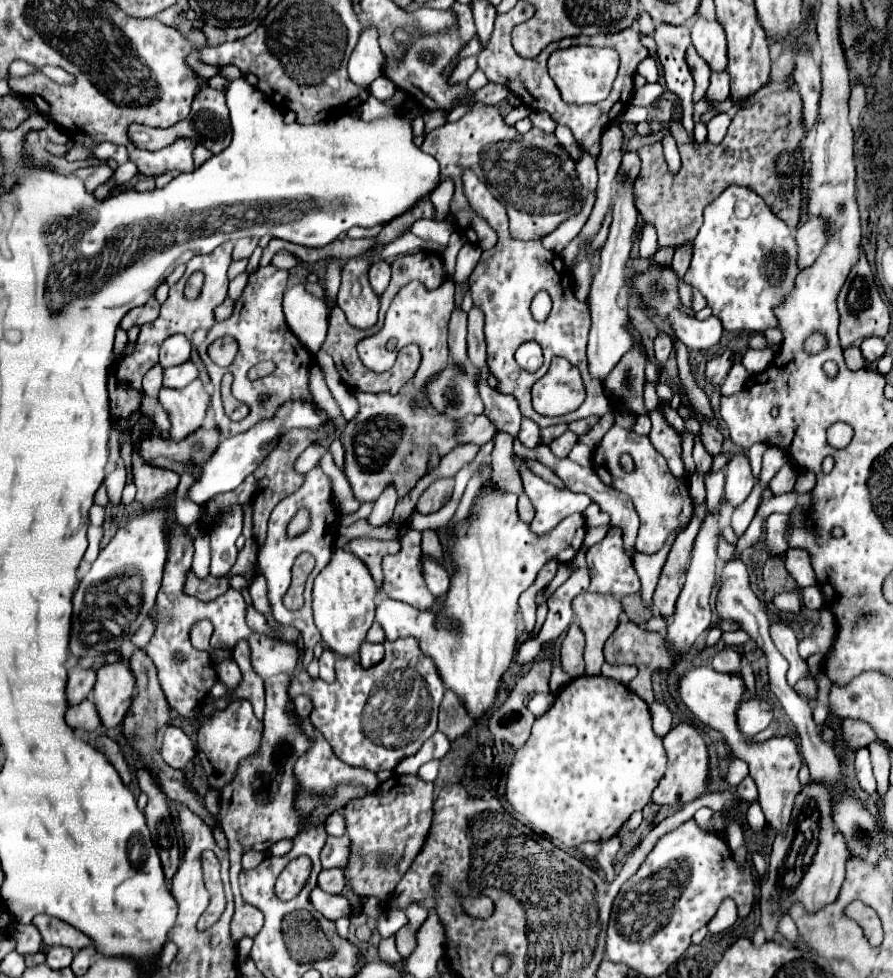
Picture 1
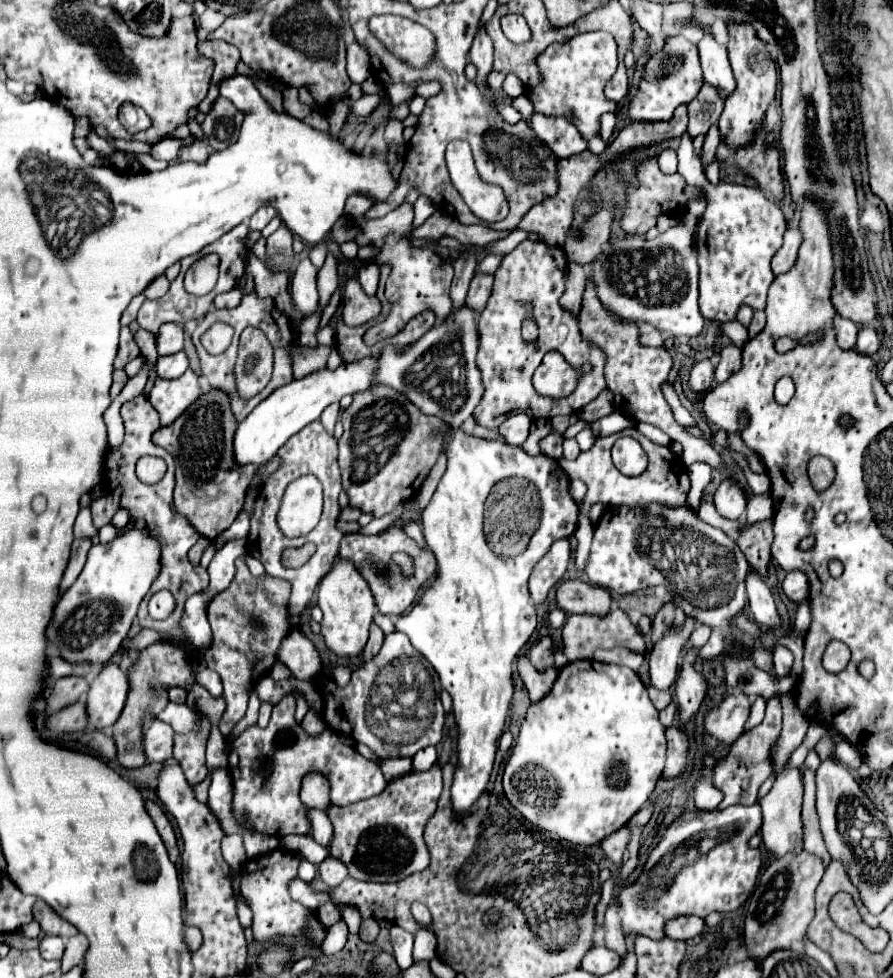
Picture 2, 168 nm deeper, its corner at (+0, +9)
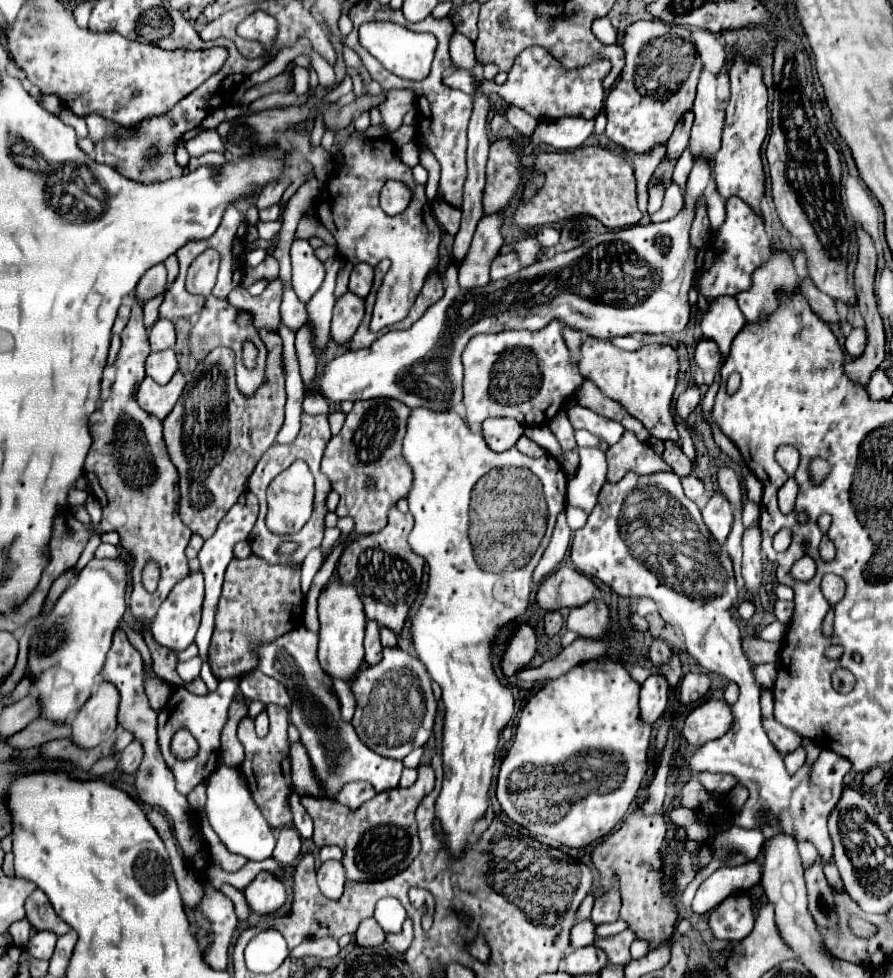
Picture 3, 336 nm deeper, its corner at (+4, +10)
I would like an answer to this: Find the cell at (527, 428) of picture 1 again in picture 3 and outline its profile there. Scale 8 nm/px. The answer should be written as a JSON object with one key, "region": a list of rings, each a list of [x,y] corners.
{"region":[[[489,419],[483,421],[483,437],[489,449],[505,451],[517,443],[525,427],[513,419]]]}

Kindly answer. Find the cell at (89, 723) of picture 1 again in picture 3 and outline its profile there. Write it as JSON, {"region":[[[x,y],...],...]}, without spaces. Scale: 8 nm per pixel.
{"region":[[[35,719],[29,727],[7,737],[5,743],[11,745],[13,749],[29,749],[29,747],[39,747],[47,741],[63,739],[63,737],[69,737],[69,735],[71,735],[69,725],[57,725],[57,723],[51,723],[47,719],[43,719],[43,721]]]}

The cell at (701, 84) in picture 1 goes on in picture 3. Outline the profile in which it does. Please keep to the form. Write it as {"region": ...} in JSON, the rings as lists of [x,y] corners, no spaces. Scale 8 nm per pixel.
{"region":[[[635,21],[625,27],[621,45],[625,49],[627,63],[621,71],[619,81],[613,85],[605,99],[605,115],[607,115],[607,137],[611,143],[635,153],[635,155],[647,155],[651,153],[653,147],[665,143],[675,125],[677,119],[683,117],[693,105],[695,99],[695,87],[701,75],[701,59],[695,51],[695,45],[691,39],[685,39],[679,31],[677,25],[669,25],[663,21]]]}

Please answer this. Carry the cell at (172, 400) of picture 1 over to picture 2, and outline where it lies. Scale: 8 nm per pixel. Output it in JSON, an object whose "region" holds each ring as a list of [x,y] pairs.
{"region":[[[189,368],[181,378],[175,380],[155,380],[149,394],[149,402],[161,416],[161,426],[171,426],[189,404],[201,396],[201,386],[197,374]]]}

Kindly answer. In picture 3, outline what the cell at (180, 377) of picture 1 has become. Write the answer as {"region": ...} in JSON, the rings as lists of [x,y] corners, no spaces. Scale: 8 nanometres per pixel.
{"region":[[[173,349],[151,353],[145,361],[145,373],[157,383],[169,383],[177,371],[177,357]]]}

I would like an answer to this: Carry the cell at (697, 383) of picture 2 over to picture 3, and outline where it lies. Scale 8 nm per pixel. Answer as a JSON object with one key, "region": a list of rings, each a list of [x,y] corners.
{"region":[[[689,387],[689,389],[677,399],[677,403],[675,403],[675,413],[685,421],[685,419],[689,417],[689,413],[699,405],[699,401],[701,401],[699,389]]]}

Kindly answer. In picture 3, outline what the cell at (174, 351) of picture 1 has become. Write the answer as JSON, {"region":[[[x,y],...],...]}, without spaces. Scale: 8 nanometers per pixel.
{"region":[[[159,319],[149,329],[149,343],[151,343],[151,351],[171,349],[175,345],[175,327],[173,327],[173,323],[169,319]]]}

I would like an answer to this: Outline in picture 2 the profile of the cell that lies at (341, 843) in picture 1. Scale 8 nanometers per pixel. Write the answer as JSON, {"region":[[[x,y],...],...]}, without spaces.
{"region":[[[309,810],[309,820],[311,820],[311,836],[315,838],[315,842],[329,848],[329,842],[333,838],[333,824],[329,822],[327,812]]]}

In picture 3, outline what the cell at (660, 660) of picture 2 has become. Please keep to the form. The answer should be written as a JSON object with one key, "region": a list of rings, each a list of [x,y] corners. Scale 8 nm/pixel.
{"region":[[[661,673],[649,675],[641,685],[641,713],[639,719],[647,725],[653,725],[665,711],[667,705],[667,681]]]}

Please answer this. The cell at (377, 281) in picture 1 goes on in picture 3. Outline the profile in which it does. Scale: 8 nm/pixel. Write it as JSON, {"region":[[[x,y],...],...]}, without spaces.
{"region":[[[367,263],[355,265],[349,279],[349,291],[355,293],[357,297],[367,297],[371,283],[373,283],[373,267]]]}

